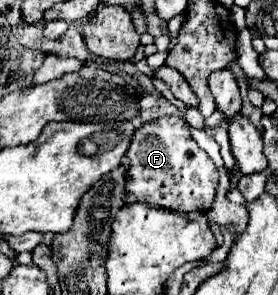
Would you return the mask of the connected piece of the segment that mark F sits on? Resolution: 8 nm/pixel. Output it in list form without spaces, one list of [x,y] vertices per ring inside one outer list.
[[[162,116],[156,122],[140,126],[134,132],[128,158],[132,160],[132,166],[128,170],[130,180],[126,180],[126,190],[134,194],[138,202],[148,202],[176,212],[210,210],[218,188],[218,170],[210,156],[190,138],[184,118]]]

